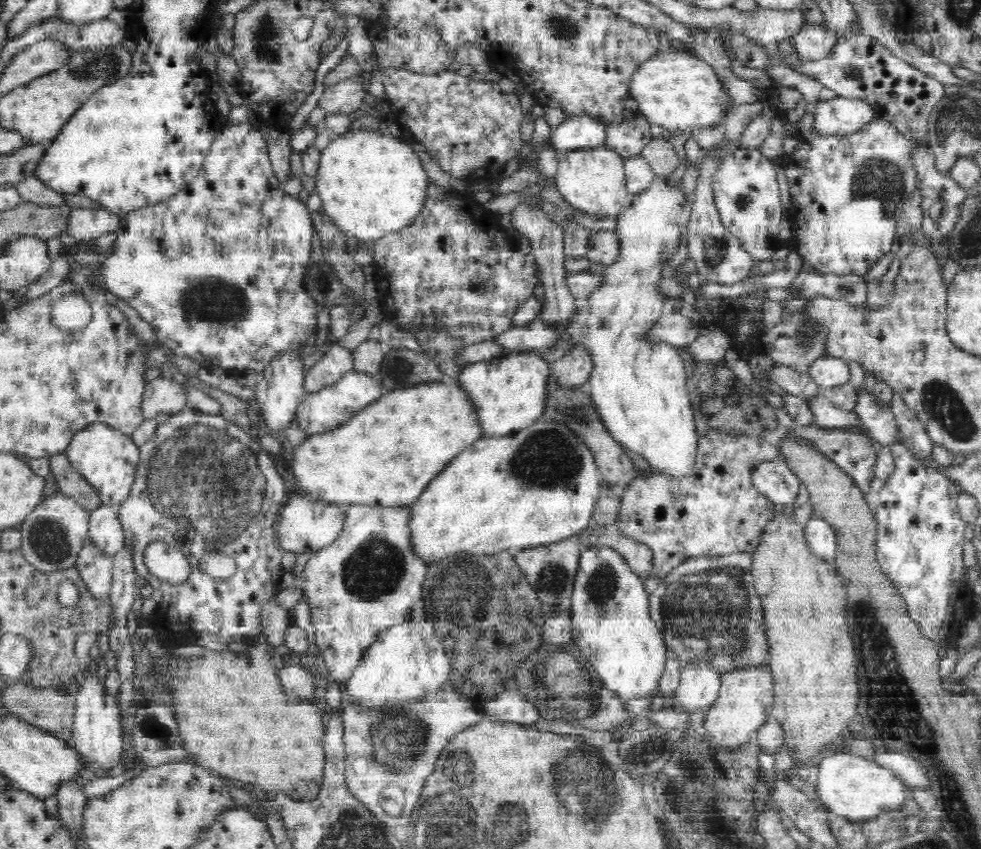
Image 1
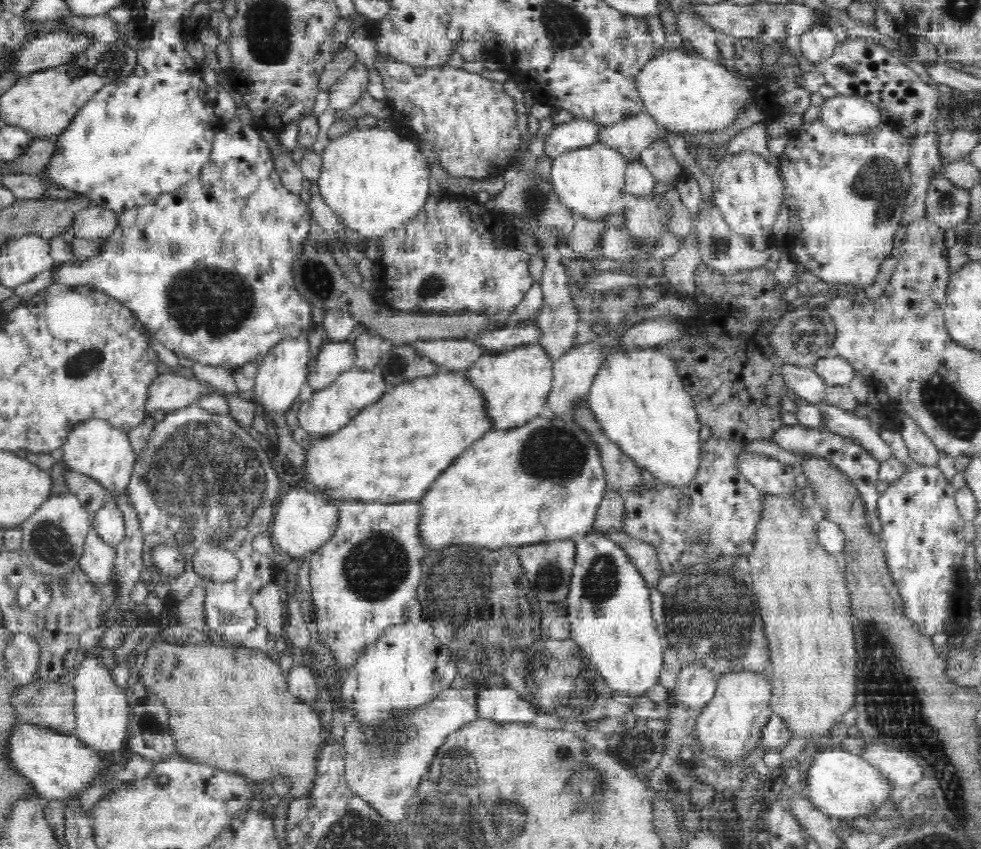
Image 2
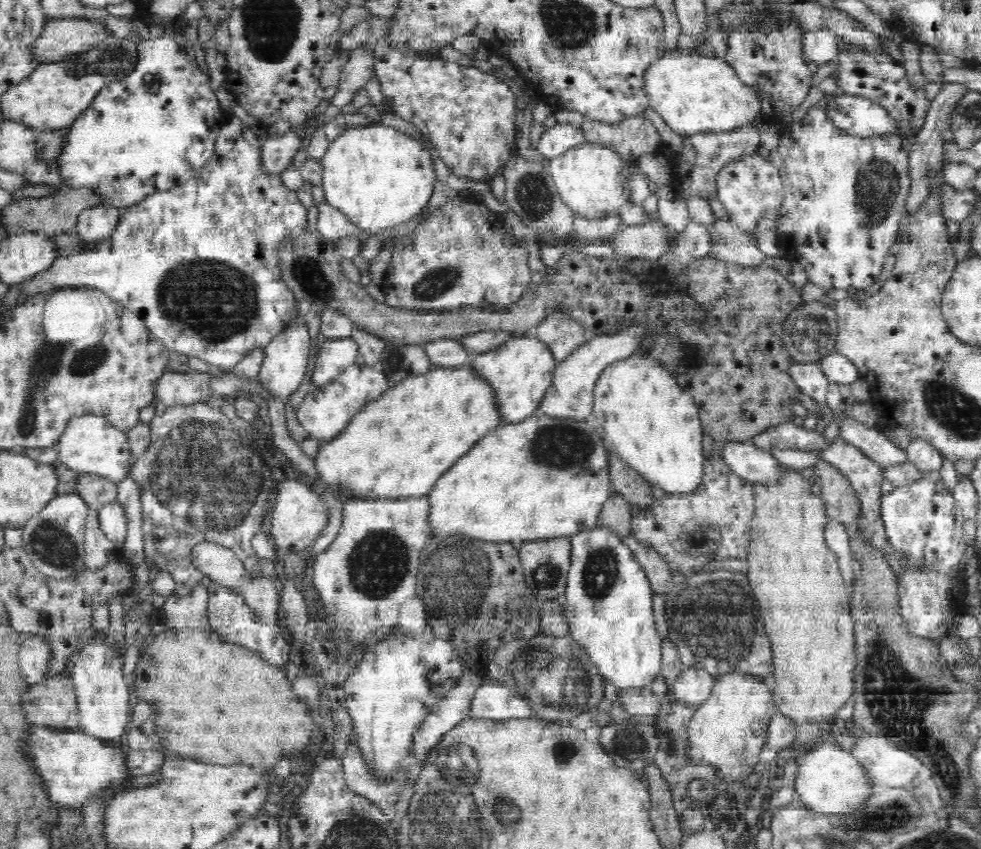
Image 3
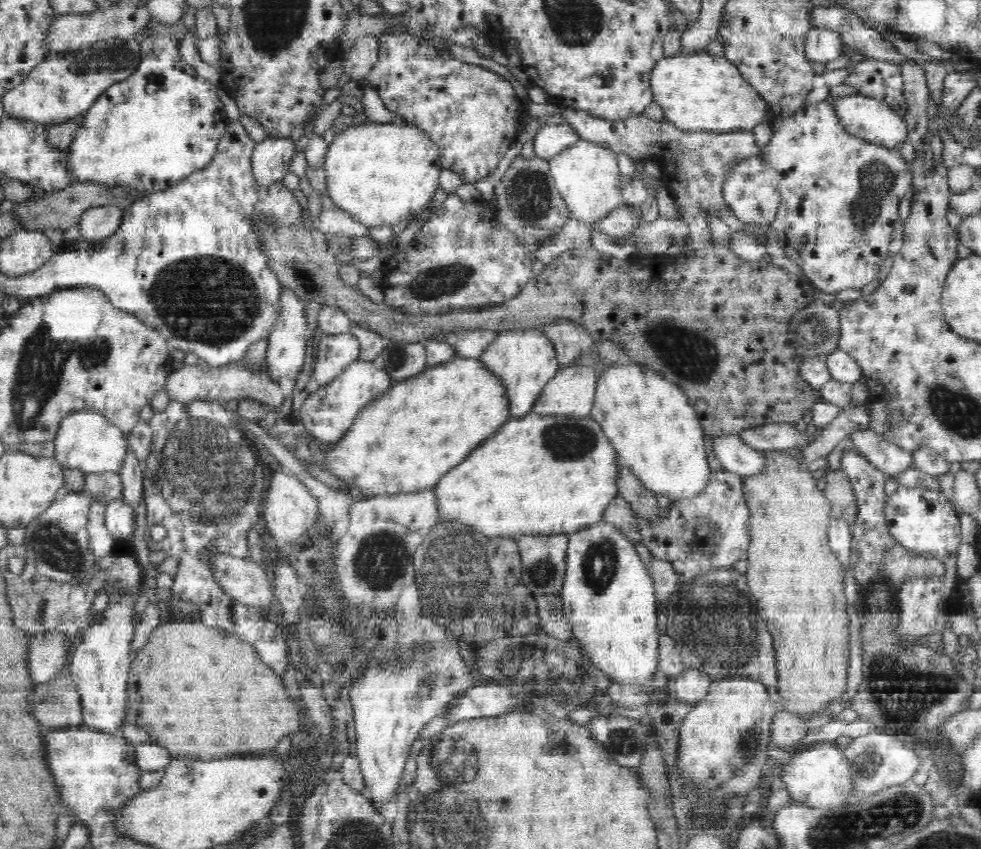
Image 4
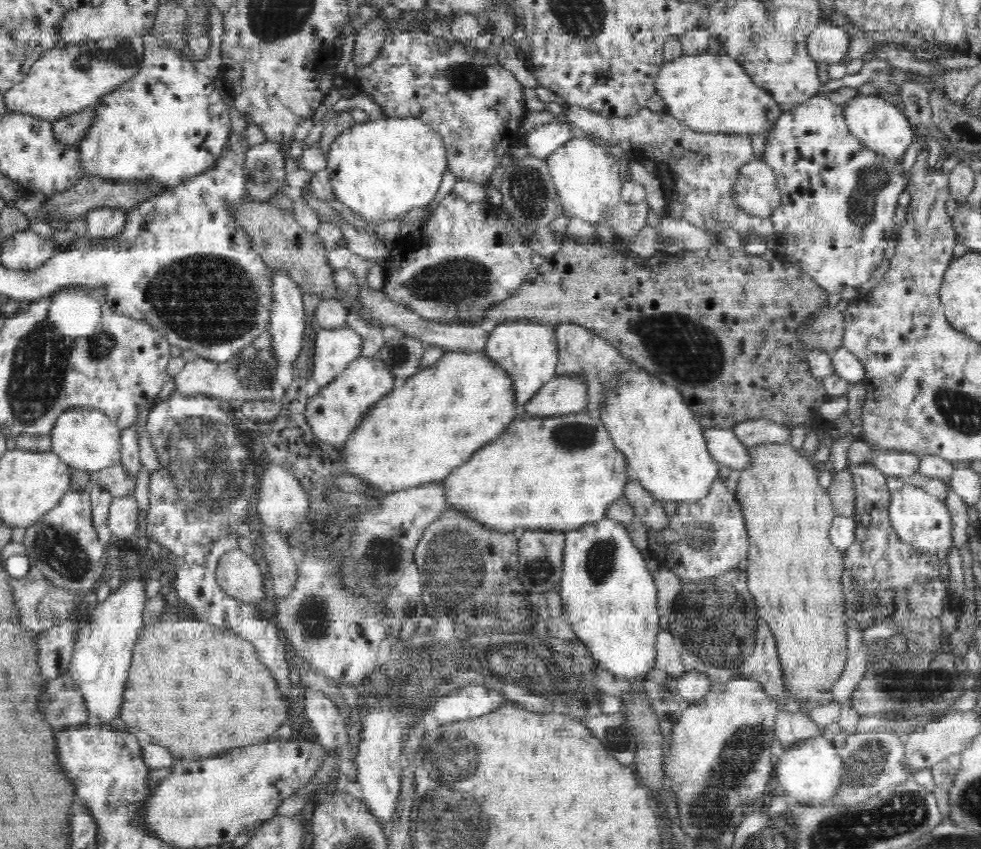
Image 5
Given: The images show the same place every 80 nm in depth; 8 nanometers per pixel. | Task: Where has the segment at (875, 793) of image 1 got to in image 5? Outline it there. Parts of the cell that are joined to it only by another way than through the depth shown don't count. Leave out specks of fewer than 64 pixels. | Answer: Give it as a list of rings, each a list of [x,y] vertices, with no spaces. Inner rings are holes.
[[[820,736],[802,739],[792,747],[784,748],[775,764],[775,771],[780,788],[795,804],[812,803],[812,806],[821,806],[826,800],[832,798],[834,790],[842,781],[842,761],[838,756],[837,749]]]

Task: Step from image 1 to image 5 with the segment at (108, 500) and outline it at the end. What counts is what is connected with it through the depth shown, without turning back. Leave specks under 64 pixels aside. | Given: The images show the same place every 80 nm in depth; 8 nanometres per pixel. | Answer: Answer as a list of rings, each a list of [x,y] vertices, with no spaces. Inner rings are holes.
[[[74,406],[64,410],[52,426],[51,450],[71,467],[99,471],[121,460],[120,430],[102,410]]]

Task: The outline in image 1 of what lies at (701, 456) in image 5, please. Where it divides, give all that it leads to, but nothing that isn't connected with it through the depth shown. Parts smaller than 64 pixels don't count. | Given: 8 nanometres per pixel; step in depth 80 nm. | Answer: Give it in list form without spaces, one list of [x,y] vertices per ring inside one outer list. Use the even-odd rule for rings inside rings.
[[[655,177],[654,183],[642,194],[627,193],[623,208],[617,215],[617,227],[621,240],[621,253],[615,263],[603,273],[607,283],[593,292],[579,306],[579,311],[567,332],[567,340],[590,348],[594,357],[594,372],[585,391],[594,404],[602,426],[622,448],[638,454],[649,463],[653,471],[658,470],[671,480],[690,478],[697,464],[698,432],[694,420],[694,408],[687,387],[683,361],[674,347],[666,344],[641,342],[638,334],[648,330],[650,324],[667,311],[663,299],[656,289],[661,278],[661,264],[672,256],[679,244],[680,230],[687,226],[692,212],[692,203],[685,200],[679,187],[669,187],[666,180]]]

